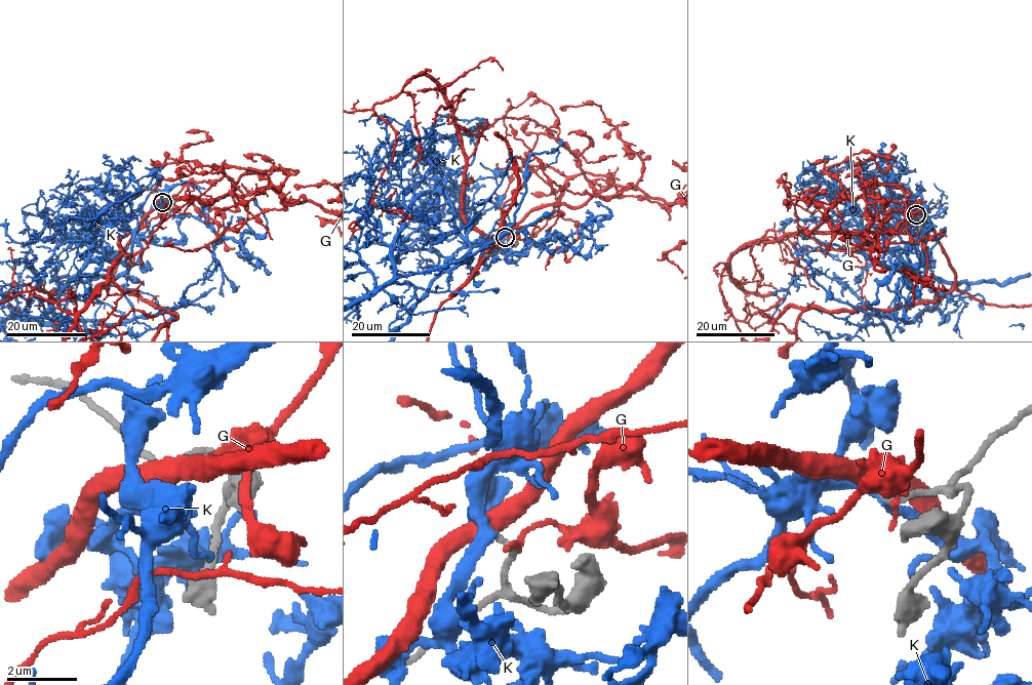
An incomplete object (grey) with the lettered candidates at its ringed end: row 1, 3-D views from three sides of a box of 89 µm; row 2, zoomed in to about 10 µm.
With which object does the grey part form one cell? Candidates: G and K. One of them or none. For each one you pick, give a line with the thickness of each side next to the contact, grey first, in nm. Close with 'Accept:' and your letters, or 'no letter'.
Accept: no letter

